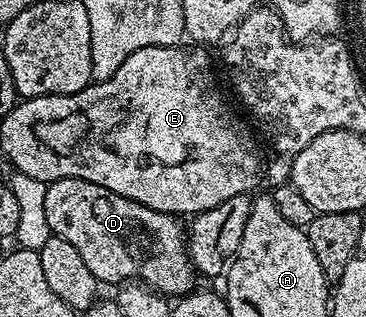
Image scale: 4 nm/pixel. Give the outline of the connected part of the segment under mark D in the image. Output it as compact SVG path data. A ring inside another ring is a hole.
M78 178L48 183L45 195L50 231L79 251L98 283L136 280L166 296L184 296L194 289L195 269L189 259L187 230L177 223L178 215L155 212L111 192L111 188Z

